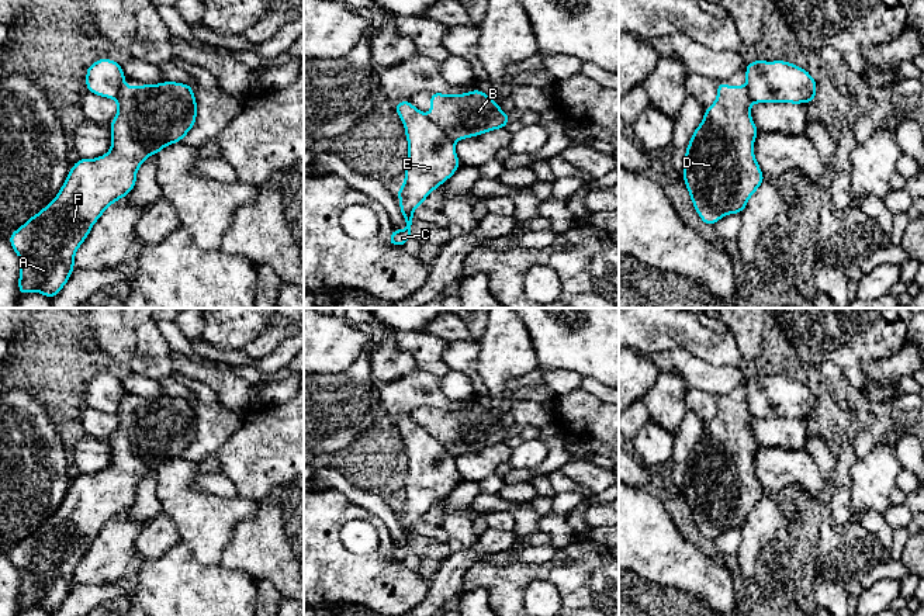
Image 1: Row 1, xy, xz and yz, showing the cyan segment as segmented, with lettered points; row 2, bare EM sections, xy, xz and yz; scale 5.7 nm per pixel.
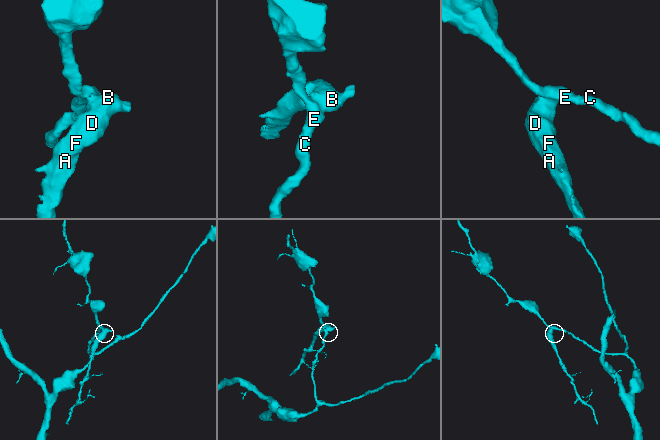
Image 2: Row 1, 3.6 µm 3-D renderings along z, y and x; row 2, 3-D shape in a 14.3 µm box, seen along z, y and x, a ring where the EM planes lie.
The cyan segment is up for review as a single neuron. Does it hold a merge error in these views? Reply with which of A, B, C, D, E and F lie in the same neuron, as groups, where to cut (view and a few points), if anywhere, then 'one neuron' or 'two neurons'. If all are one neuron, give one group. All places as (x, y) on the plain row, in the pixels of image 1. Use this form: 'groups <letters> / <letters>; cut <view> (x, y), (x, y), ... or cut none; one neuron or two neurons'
groups A B D F / C E; cut xz (428, 432), (454, 456); two neurons

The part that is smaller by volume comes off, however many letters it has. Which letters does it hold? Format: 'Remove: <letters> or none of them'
Remove: A, B, D, F

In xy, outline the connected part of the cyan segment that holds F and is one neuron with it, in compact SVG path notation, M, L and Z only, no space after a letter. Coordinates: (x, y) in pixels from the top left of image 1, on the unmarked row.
M186 398L122 401L117 419L117 430L108 439L110 466L96 474L80 473L70 482L56 512L10 548L10 560L20 574L20 612L31 606L49 615L58 610L72 592L76 567L90 550L93 540L111 519L135 503L139 481L148 471L158 471L165 461L181 457L197 436L194 405Z

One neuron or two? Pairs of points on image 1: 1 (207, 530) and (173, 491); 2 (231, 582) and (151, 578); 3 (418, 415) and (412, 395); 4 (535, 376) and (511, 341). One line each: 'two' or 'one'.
1: one
2: one
3: two
4: two

